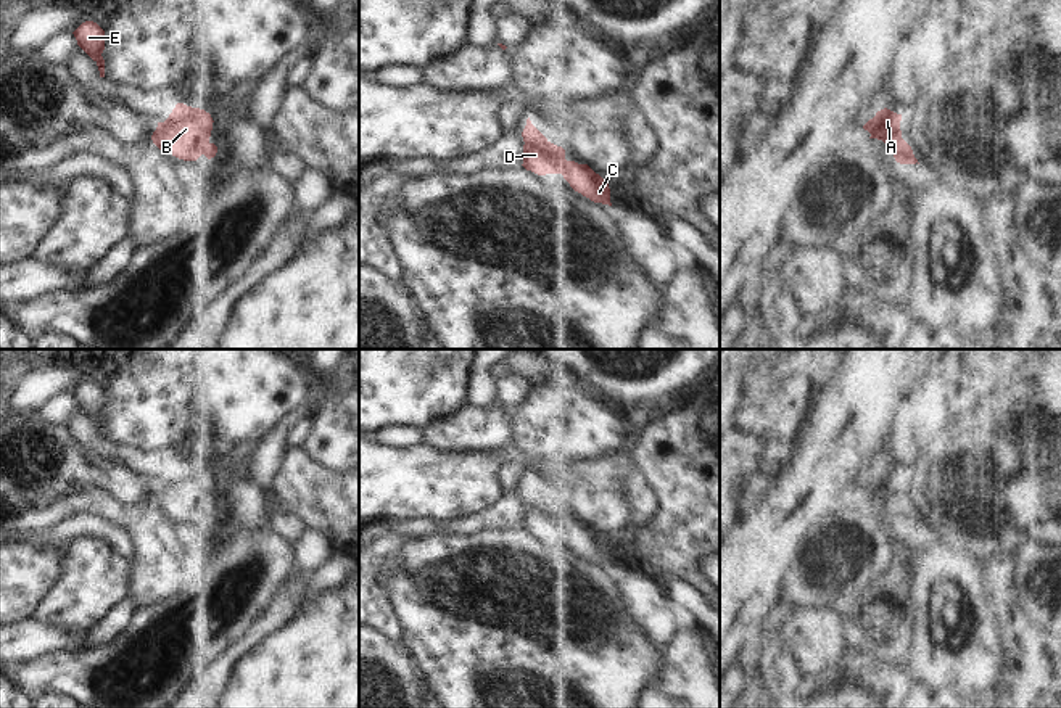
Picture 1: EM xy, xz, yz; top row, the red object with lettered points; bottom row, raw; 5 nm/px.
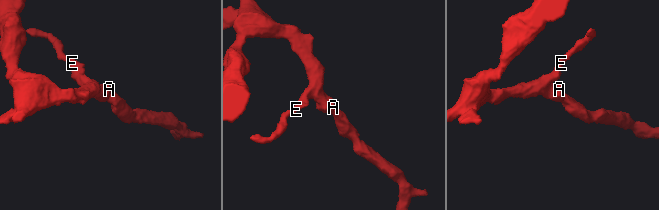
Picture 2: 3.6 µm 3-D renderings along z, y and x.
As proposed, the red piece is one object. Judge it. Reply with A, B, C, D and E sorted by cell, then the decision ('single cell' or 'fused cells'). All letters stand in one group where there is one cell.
A B C D E | single cell

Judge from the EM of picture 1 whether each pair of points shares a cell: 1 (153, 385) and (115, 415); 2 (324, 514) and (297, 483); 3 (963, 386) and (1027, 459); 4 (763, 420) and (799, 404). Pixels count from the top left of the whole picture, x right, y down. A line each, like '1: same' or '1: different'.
1: same
2: same
3: different
4: same

